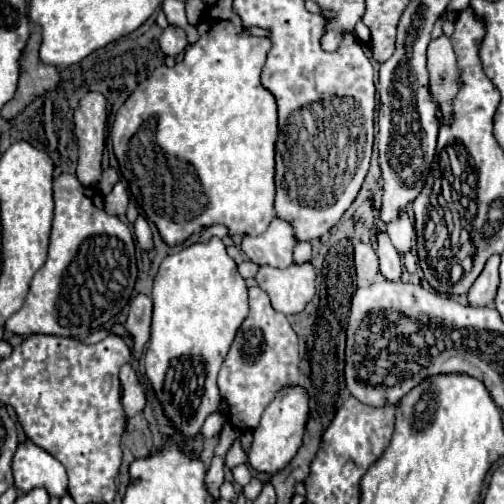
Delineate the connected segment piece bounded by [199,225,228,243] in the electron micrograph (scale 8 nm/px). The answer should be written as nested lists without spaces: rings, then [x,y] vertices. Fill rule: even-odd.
[[[216,225],[206,229],[199,238],[199,242],[205,243],[210,237],[217,236],[221,239],[228,235],[228,229],[224,225]]]

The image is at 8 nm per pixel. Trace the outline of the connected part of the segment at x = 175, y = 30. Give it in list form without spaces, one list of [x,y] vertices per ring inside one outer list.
[[[166,27],[158,39],[160,43],[160,49],[164,51],[164,55],[170,55],[170,57],[178,57],[184,47],[188,45],[186,41],[186,33],[180,29],[180,27]]]

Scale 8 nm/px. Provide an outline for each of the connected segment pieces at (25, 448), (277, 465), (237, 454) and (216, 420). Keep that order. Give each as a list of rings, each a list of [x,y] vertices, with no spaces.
[[[26,439],[18,445],[12,461],[12,471],[14,483],[20,489],[20,493],[26,493],[34,487],[44,487],[50,495],[66,495],[66,469],[58,459],[54,459],[48,451],[40,449],[34,441]]]
[[[292,385],[278,391],[276,399],[268,405],[268,409],[262,415],[260,425],[254,429],[254,441],[248,453],[248,461],[256,471],[262,471],[266,475],[278,473],[292,461],[296,455],[296,449],[300,449],[300,441],[304,439],[304,421],[308,421],[308,397],[304,397],[304,387]]]
[[[240,439],[232,445],[232,449],[228,451],[228,455],[226,455],[226,467],[228,469],[234,469],[236,465],[240,465],[240,463],[246,463],[246,453],[242,451],[242,447],[240,447]]]
[[[212,413],[212,415],[208,415],[206,421],[204,421],[204,425],[202,425],[202,435],[204,435],[204,437],[218,435],[220,429],[222,429],[222,423],[224,423],[224,419],[220,417],[220,413]]]

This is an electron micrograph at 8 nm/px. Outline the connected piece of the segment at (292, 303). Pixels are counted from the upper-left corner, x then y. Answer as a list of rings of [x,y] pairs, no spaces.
[[[310,261],[296,265],[292,263],[288,269],[276,269],[270,265],[262,265],[258,275],[256,275],[258,285],[270,295],[272,307],[284,315],[292,315],[292,313],[300,313],[308,301],[312,301],[312,297],[316,295],[316,269]]]

